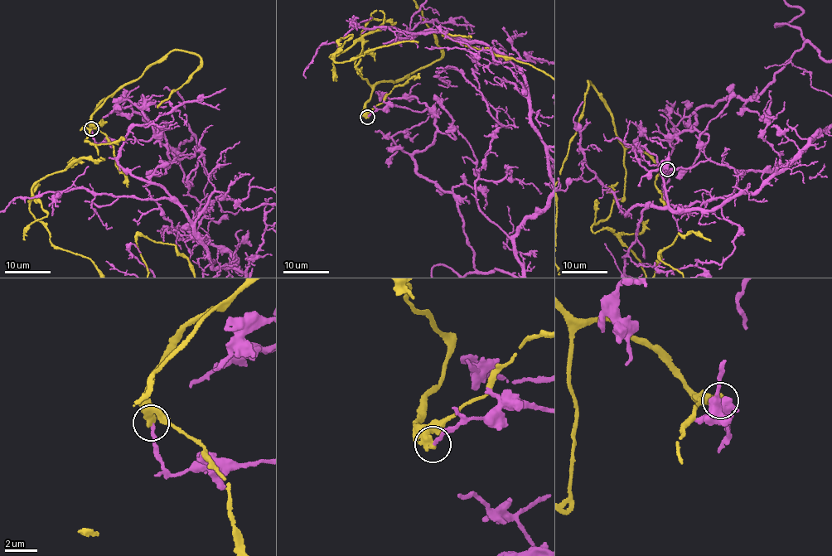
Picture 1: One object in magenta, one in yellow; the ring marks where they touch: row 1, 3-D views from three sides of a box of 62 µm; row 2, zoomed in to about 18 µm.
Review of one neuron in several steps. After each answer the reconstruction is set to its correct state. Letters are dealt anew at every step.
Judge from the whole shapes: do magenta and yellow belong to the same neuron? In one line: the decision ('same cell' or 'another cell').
another cell

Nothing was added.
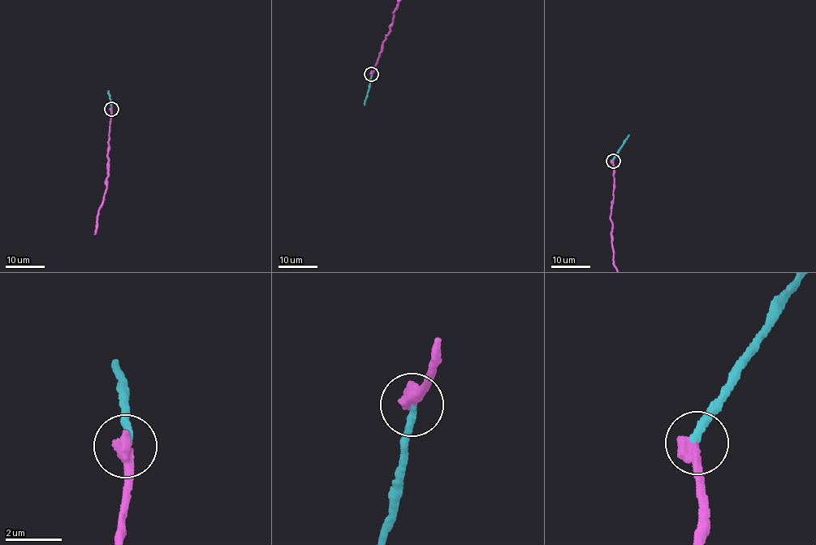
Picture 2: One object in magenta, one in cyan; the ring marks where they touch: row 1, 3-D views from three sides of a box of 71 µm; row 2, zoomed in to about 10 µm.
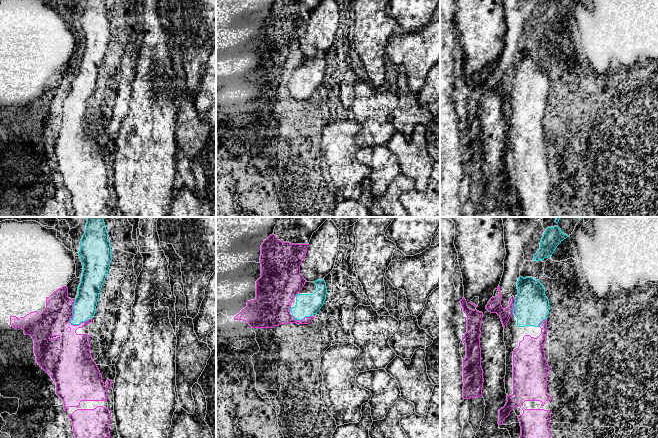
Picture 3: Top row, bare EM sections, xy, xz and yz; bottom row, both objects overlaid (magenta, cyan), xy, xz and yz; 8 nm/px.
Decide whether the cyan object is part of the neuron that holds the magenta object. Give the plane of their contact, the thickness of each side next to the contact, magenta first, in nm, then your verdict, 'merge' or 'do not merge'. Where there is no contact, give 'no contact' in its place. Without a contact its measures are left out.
xy | 240/180 nm | merge

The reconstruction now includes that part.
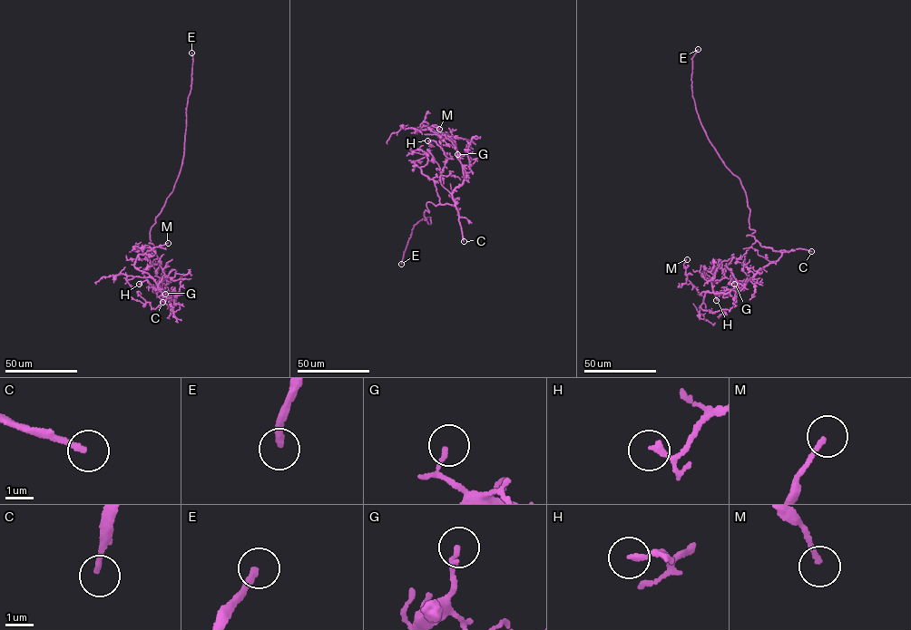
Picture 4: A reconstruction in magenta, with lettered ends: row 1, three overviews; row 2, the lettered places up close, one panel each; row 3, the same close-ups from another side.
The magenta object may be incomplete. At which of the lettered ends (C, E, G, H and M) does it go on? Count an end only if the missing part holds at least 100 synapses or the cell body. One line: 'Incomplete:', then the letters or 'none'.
Incomplete: C, E

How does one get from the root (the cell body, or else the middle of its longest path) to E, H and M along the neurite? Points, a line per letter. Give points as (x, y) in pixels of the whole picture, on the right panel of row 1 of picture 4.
E: (747, 236), (755, 231), (749, 227), (750, 209), (744, 189), (710, 140), (692, 96), (692, 57), (698, 49)
H: (747, 236), (781, 256), (746, 281), (734, 281), (732, 288), (715, 293), (716, 300)
M: (747, 236), (781, 256), (726, 293), (700, 295), (687, 278), (687, 259)

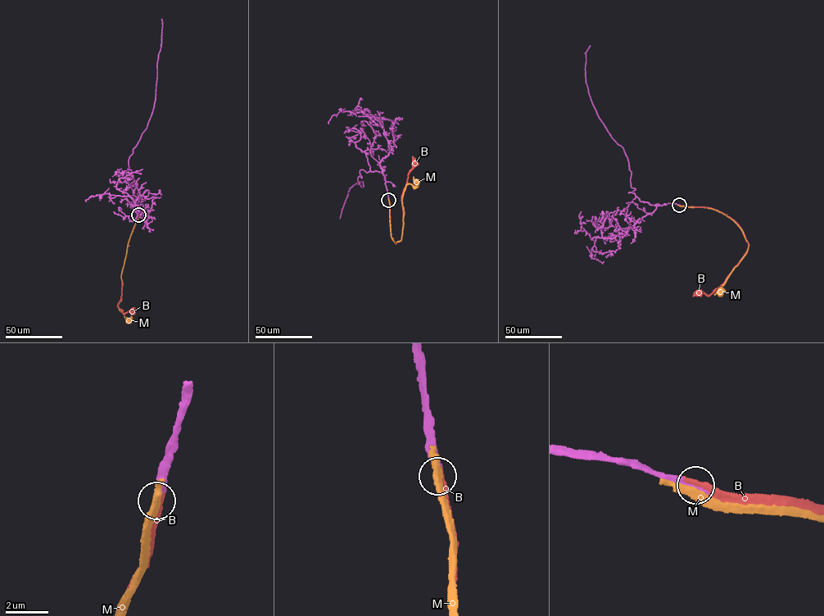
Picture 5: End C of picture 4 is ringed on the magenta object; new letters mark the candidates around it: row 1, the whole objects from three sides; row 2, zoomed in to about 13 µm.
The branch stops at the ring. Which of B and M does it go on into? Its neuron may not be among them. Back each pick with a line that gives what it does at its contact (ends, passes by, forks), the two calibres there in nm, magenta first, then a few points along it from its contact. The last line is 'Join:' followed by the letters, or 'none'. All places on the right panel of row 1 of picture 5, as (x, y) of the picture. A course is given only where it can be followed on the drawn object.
B: it ends there; 280 nm thick on the magenta side, 280 nm on the other; it runs (679, 205), (711, 208), (722, 212), (739, 226), (748, 242), (746, 252), (723, 283), (708, 295), (700, 292)
Join: B

